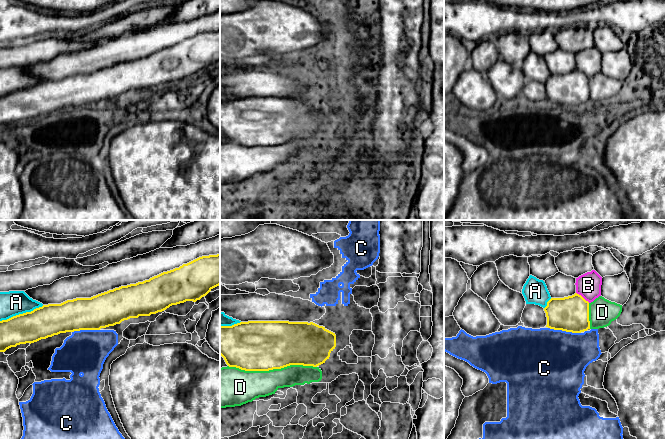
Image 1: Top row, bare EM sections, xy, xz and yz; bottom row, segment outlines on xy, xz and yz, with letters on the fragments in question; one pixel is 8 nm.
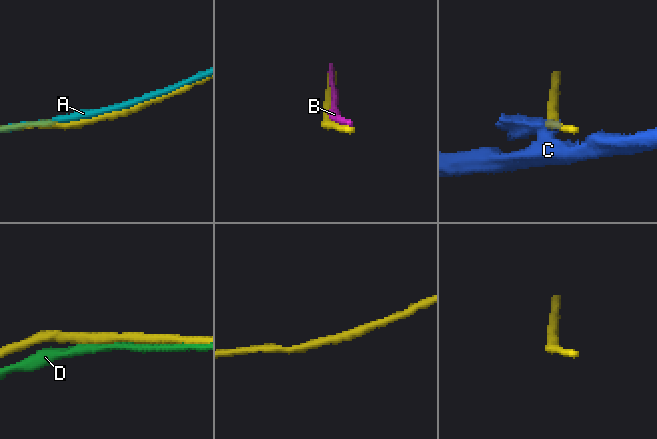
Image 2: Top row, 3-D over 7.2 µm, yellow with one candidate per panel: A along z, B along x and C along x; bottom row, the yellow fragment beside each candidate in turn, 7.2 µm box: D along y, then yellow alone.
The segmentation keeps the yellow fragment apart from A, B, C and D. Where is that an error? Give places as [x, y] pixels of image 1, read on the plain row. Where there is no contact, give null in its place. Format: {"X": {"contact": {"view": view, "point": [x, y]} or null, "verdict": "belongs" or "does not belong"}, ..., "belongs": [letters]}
{"A": {"contact": {"view": "xy", "point": [21, 90]}, "verdict": "does not belong"}, "B": {"contact": {"view": "yz", "point": [582, 73]}, "verdict": "does not belong"}, "C": {"contact": {"view": "yz", "point": [564, 106]}, "verdict": "does not belong"}, "D": {"contact": {"view": "xz", "point": [272, 145]}, "verdict": "does not belong"}, "belongs": []}

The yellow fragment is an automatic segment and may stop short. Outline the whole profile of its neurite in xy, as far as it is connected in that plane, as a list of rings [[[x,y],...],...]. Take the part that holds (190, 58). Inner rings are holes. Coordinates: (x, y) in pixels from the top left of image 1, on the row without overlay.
[[[220,30],[199,33],[179,44],[91,74],[48,80],[0,97],[0,128],[54,111],[100,106],[130,94],[150,92],[172,81],[196,78],[220,61]]]

